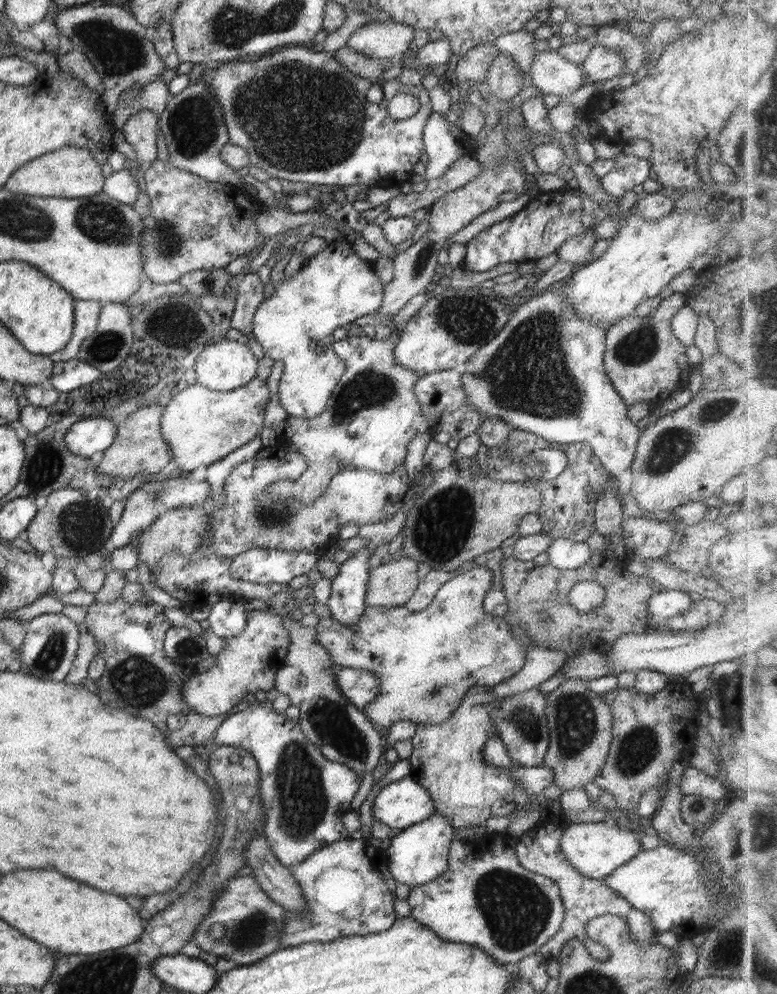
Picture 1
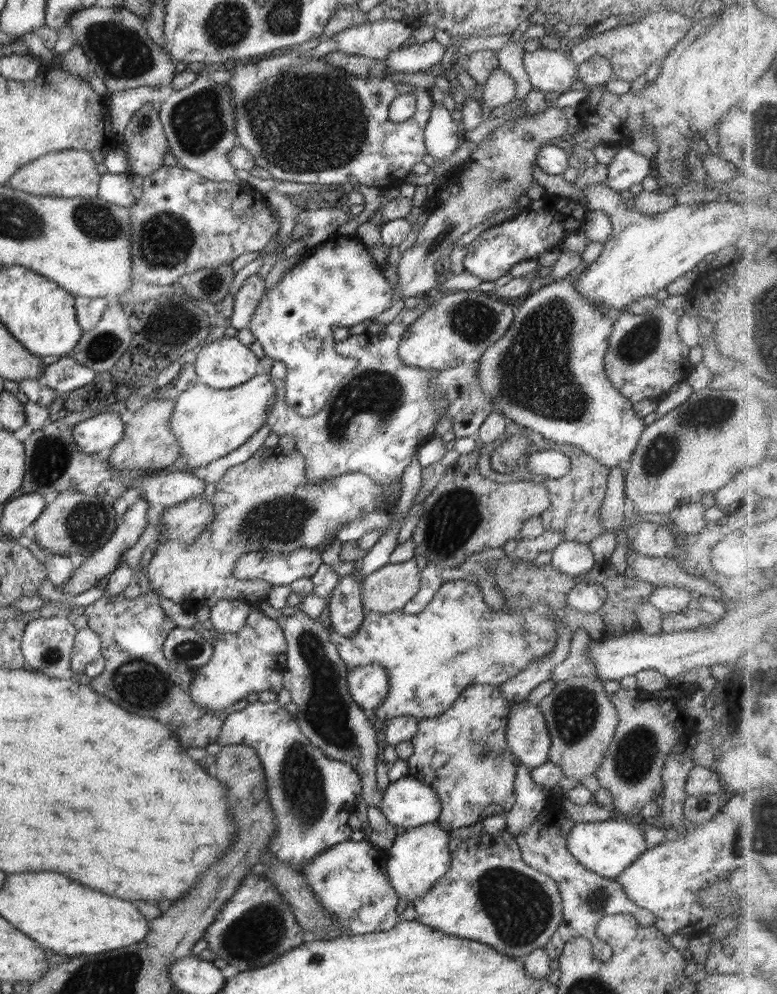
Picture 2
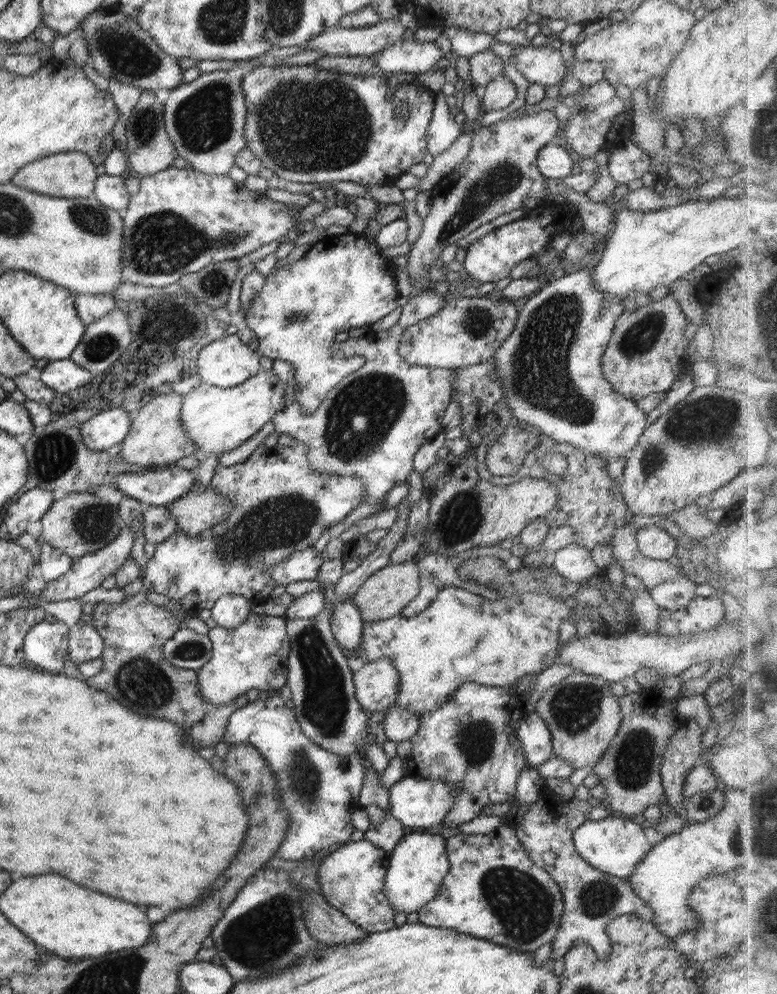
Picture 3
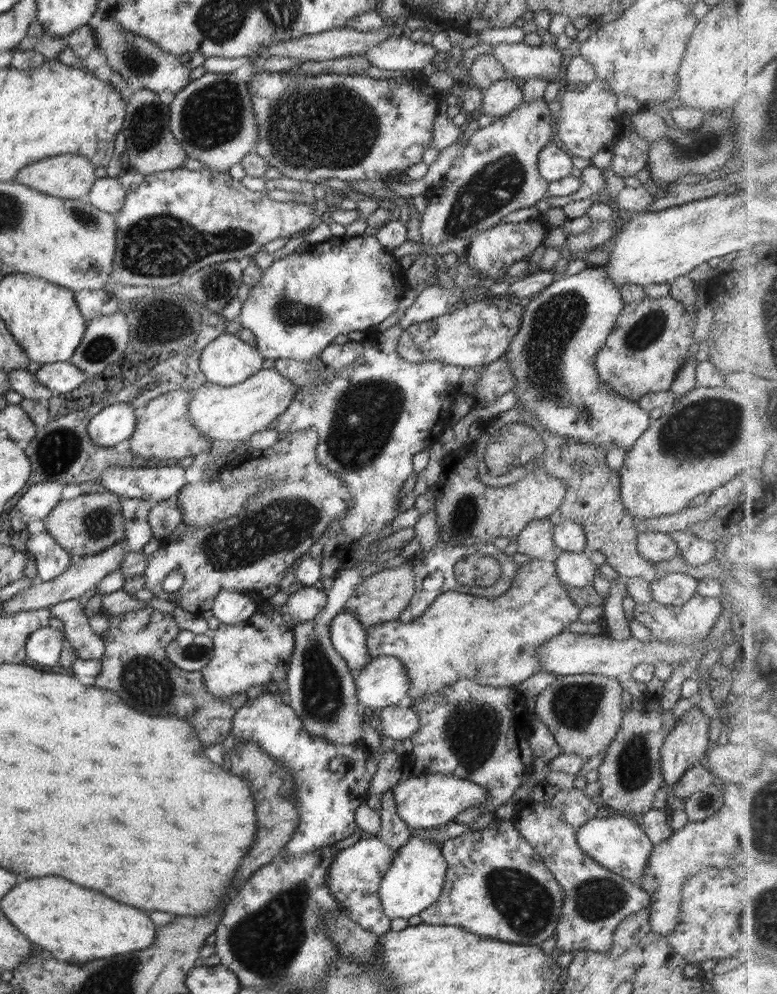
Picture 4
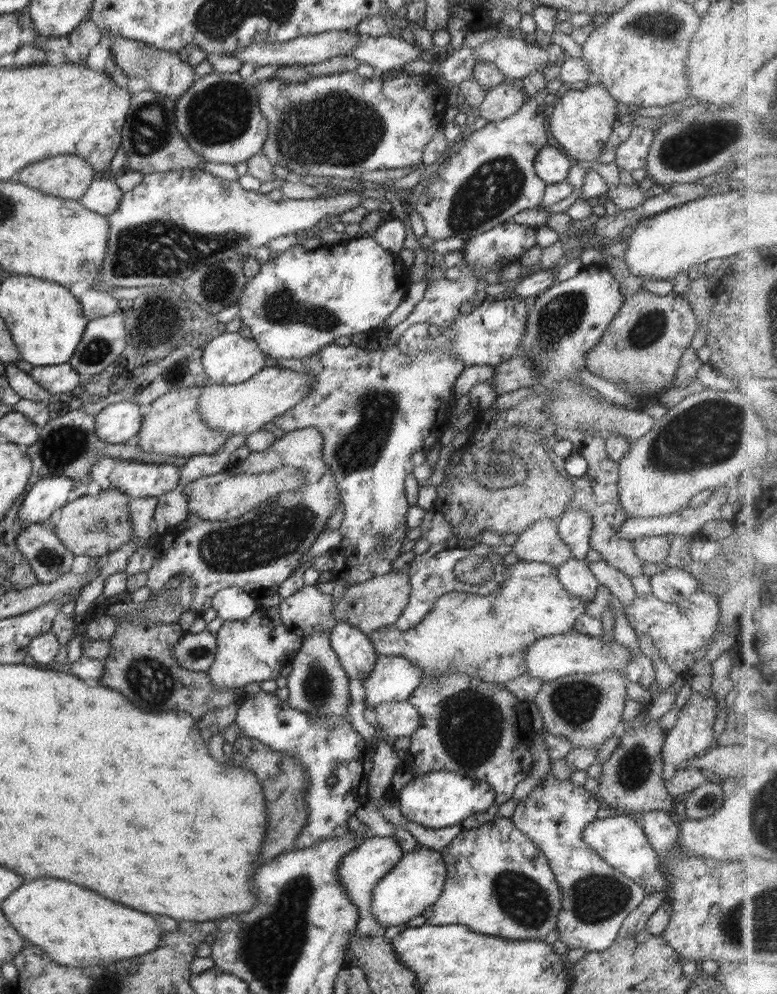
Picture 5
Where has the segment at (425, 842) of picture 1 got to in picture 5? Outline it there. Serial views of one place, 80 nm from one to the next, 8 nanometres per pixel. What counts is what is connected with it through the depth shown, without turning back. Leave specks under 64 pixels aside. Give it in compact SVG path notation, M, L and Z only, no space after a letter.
M424 845L416 847L412 852L405 852L402 860L374 887L370 912L384 930L391 926L408 925L410 920L422 916L429 906L438 901L446 878L446 866L440 852Z

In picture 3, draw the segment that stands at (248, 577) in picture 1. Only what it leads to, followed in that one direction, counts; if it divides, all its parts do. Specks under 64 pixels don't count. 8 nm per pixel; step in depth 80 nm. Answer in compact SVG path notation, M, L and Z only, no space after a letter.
M314 547L294 551L287 559L269 568L269 577L276 584L284 586L291 582L314 580L322 563L322 557Z

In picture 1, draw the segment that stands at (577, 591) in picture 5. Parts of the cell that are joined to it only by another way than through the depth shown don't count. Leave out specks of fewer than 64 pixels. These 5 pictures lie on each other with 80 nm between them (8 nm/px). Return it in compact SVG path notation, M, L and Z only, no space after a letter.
M554 539L546 550L549 563L562 570L574 570L584 566L591 557L592 550L586 541L572 539Z

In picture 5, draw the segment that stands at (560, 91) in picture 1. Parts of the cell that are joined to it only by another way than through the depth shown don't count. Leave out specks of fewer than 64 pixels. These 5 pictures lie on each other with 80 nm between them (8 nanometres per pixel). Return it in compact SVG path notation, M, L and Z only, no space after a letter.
M493 38L476 48L479 61L495 64L507 79L524 78L533 72L543 73L550 64L561 63L567 53L553 43L546 48L528 44L524 39Z

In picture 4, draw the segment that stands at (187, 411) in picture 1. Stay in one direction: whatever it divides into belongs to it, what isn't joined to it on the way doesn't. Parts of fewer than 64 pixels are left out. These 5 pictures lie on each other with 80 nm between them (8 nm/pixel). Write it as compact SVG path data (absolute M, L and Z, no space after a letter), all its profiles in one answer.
M274 368L260 370L245 382L235 386L202 384L192 394L188 404L188 415L202 437L210 441L227 443L246 442L253 434L264 431L280 414L286 411L296 395L296 387L280 375Z

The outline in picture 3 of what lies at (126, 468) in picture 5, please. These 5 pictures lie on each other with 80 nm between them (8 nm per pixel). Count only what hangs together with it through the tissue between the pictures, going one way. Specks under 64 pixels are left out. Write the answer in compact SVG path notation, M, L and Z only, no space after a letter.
M175 465L165 468L135 469L114 476L118 490L146 506L162 506L188 494L197 482L196 473Z

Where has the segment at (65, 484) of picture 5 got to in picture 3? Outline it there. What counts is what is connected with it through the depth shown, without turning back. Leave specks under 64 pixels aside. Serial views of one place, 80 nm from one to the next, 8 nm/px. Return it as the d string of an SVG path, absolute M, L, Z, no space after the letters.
M32 488L24 492L4 514L3 529L12 537L18 538L25 531L29 522L40 521L52 506L53 491Z

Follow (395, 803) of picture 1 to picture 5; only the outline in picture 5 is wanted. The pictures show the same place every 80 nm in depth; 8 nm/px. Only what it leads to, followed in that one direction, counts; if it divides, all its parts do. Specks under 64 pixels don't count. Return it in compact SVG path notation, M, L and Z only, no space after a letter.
M438 770L418 775L397 792L395 801L408 820L426 828L446 828L461 824L470 814L484 812L495 801L495 793L485 781L466 778L461 774Z

